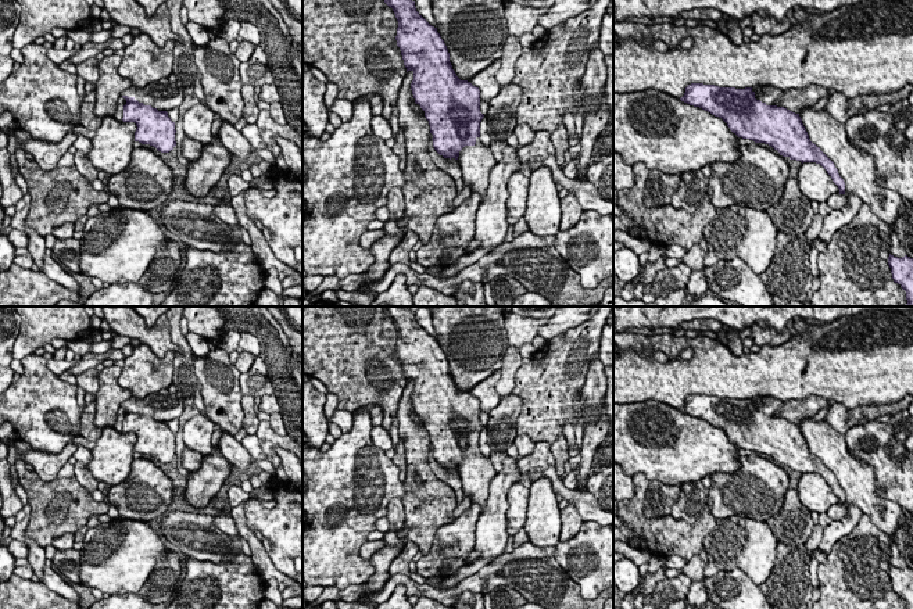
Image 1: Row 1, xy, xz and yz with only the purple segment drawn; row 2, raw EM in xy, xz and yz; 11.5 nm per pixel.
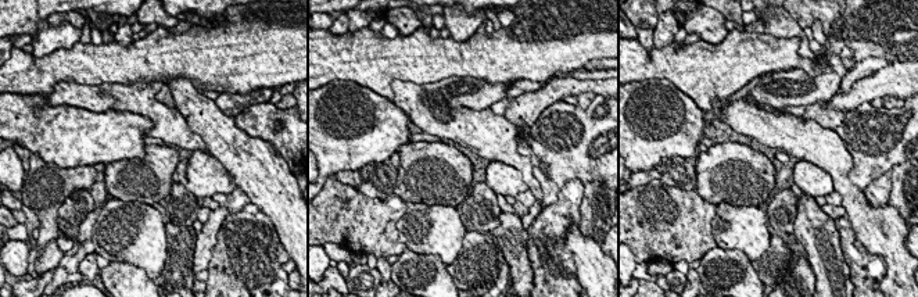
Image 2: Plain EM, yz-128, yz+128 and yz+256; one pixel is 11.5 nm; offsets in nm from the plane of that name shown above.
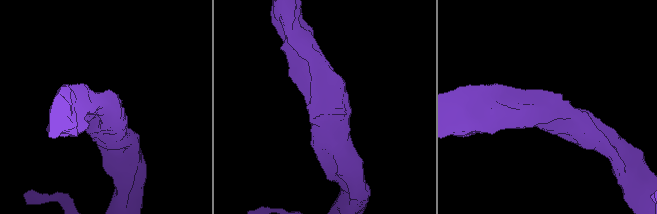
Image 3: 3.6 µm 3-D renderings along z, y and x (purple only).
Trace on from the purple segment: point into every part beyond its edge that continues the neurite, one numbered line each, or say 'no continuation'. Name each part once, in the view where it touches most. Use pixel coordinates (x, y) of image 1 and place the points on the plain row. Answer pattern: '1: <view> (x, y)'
1: xy (163, 405)

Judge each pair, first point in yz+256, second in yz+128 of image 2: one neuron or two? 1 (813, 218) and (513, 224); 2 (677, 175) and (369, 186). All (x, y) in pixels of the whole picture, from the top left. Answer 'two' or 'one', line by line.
1: one
2: one

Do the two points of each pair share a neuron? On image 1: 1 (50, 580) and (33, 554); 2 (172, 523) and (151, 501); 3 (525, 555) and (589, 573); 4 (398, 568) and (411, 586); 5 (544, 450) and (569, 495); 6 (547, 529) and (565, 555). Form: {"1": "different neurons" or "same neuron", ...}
{"1": "different neurons", "2": "different neurons", "3": "different neurons", "4": "different neurons", "5": "same neuron", "6": "different neurons"}

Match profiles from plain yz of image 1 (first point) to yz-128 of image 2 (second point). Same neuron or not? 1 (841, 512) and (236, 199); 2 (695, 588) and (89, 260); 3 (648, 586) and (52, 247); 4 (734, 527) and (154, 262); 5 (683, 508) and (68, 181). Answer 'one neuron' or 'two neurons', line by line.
1: one neuron
2: one neuron
3: one neuron
4: one neuron
5: two neurons

